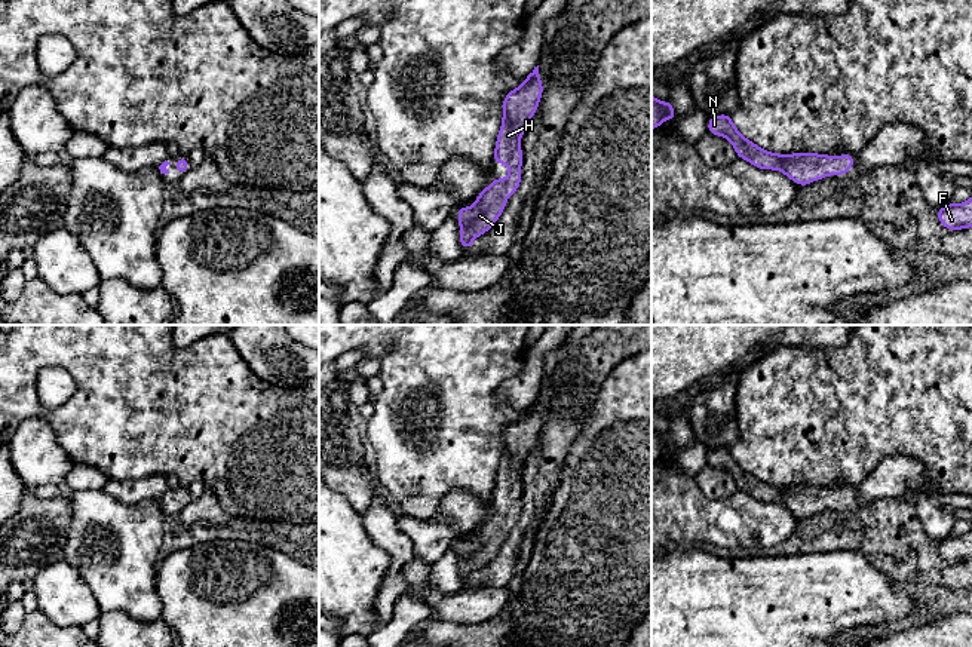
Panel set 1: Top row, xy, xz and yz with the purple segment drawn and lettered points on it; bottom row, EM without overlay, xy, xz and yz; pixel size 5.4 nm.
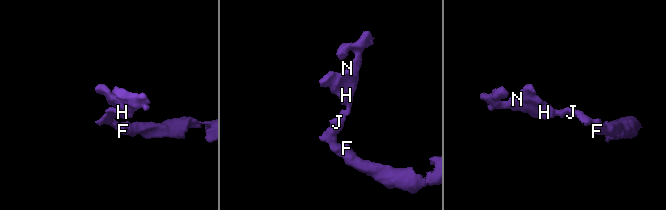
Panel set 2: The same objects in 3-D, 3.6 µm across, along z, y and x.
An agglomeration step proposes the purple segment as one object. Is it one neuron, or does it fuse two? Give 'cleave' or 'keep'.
keep

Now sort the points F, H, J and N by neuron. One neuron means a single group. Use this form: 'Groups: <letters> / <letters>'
Groups: F H J N

